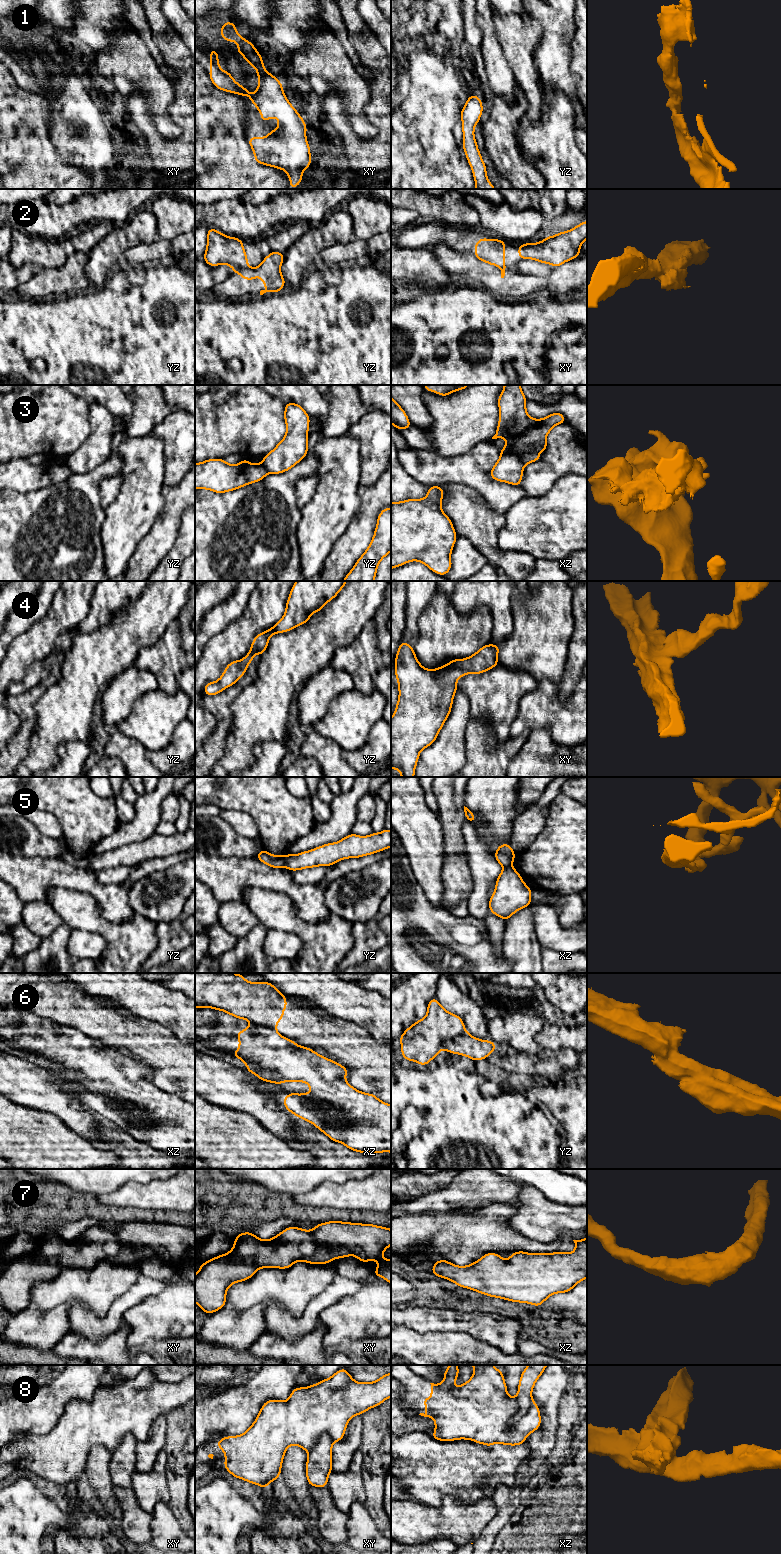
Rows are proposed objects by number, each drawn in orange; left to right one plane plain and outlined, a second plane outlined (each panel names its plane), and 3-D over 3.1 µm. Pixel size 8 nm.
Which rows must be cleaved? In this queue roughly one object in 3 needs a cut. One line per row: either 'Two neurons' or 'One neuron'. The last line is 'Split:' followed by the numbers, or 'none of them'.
1: One neuron
2: Two neurons
3: Two neurons
4: One neuron
5: Two neurons
6: Two neurons
7: One neuron
8: Two neurons
Split: 2, 3, 5, 6, 8

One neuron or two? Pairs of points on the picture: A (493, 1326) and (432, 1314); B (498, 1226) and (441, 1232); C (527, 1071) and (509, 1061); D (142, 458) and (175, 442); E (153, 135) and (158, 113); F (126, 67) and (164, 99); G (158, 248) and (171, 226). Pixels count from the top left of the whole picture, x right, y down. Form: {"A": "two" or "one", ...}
{"A": "one", "B": "one", "C": "one", "D": "two", "E": "two", "F": "one", "G": "two"}

